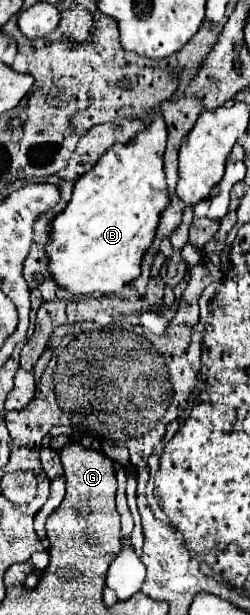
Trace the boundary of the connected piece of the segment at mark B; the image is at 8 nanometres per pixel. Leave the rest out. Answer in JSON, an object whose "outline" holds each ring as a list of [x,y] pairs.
{"outline":[[[154,116],[150,126],[130,144],[112,146],[98,164],[86,172],[74,186],[70,204],[52,222],[52,236],[46,252],[50,256],[50,274],[54,280],[74,294],[118,292],[126,282],[140,274],[140,262],[152,244],[160,212],[168,206],[166,178],[162,170],[162,152],[166,148],[166,124],[162,116]]]}

